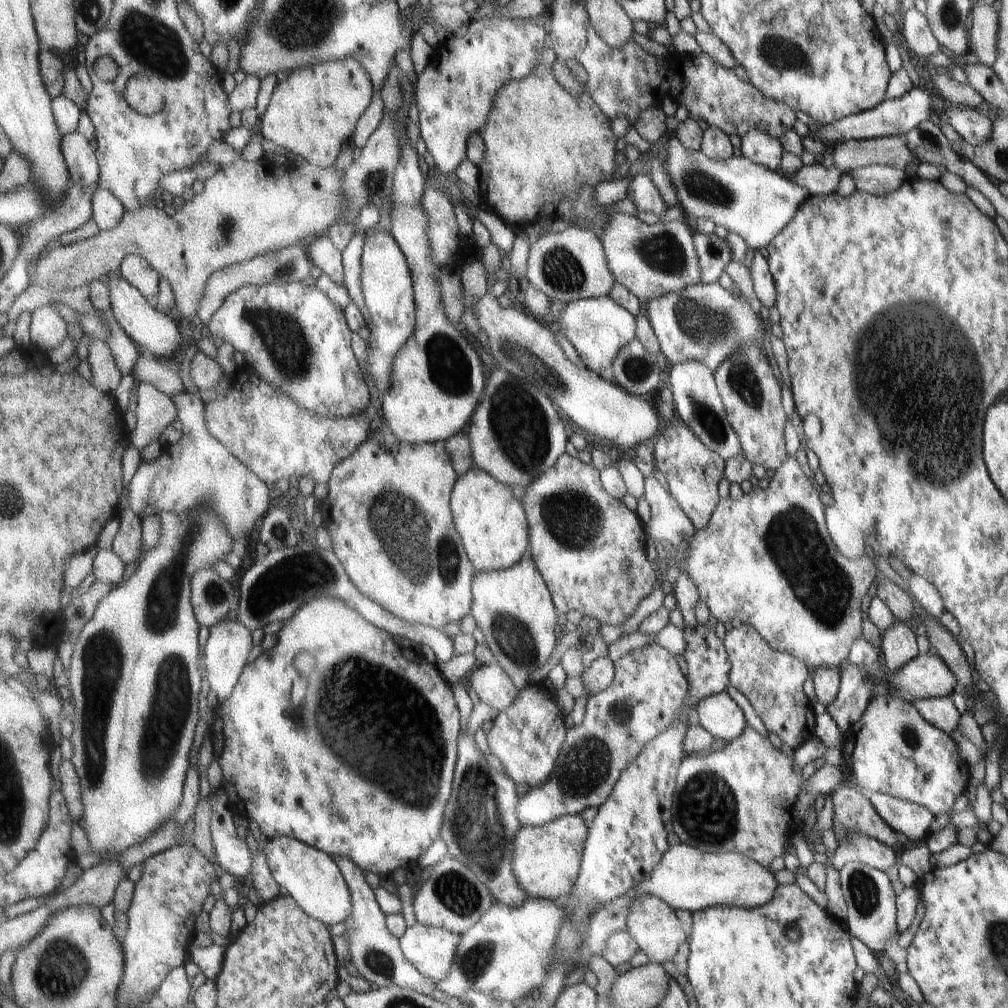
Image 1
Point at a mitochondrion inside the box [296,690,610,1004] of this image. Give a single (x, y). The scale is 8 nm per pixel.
(475, 826)

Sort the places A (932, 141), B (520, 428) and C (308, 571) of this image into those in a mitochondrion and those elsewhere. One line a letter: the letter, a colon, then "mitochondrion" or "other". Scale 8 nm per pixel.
A: mitochondrion
B: mitochondrion
C: mitochondrion

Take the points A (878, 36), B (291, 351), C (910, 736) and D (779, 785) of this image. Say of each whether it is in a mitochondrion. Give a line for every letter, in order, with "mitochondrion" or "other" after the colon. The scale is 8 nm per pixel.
A: other
B: mitochondrion
C: mitochondrion
D: other

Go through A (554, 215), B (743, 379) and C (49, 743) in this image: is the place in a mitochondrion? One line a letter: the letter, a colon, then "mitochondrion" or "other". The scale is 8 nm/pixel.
A: other
B: mitochondrion
C: other

